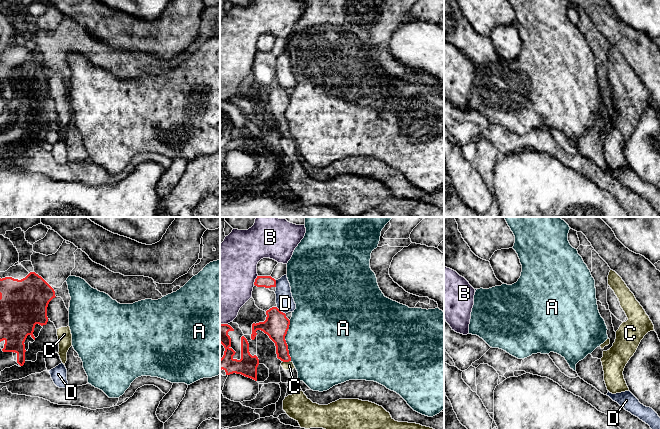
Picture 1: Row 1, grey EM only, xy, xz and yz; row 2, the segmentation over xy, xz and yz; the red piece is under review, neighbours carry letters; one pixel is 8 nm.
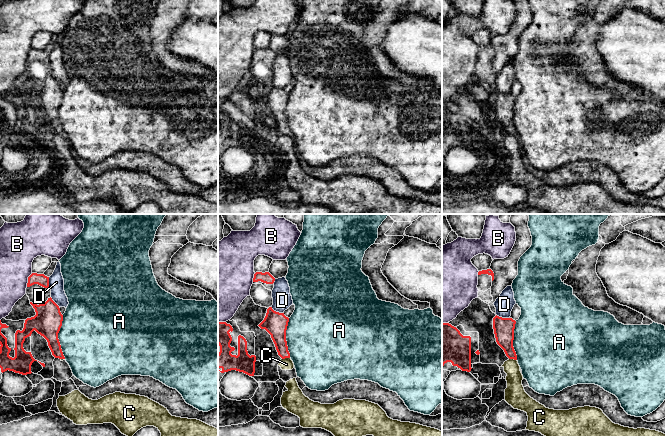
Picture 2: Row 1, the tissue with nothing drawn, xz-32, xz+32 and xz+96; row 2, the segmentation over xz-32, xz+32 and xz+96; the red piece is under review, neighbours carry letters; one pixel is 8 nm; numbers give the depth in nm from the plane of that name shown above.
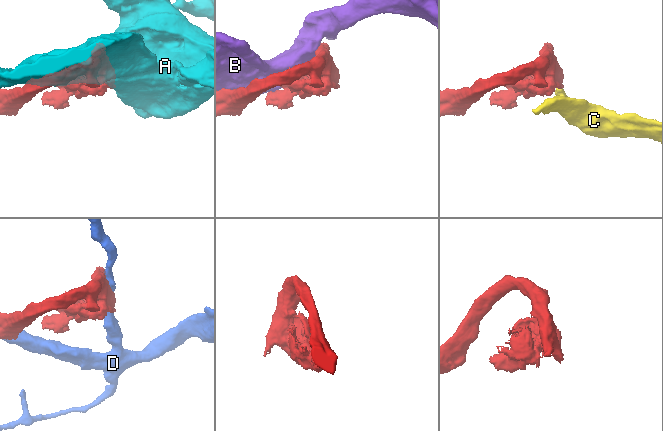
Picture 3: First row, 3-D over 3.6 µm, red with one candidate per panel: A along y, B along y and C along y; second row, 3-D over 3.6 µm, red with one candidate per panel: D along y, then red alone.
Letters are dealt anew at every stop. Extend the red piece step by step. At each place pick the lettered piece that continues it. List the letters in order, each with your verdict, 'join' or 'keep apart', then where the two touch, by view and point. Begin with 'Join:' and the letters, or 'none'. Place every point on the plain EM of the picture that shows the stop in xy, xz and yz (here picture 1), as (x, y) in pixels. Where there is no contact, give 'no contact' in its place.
Join: none
A: keep apart | xz (285, 116)
B: keep apart | xz (255, 56)
C: keep apart | xz (286, 137)
D: keep apart | xz (280, 87)

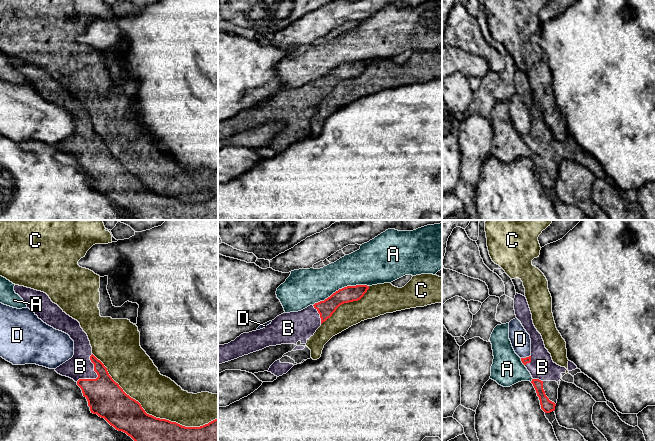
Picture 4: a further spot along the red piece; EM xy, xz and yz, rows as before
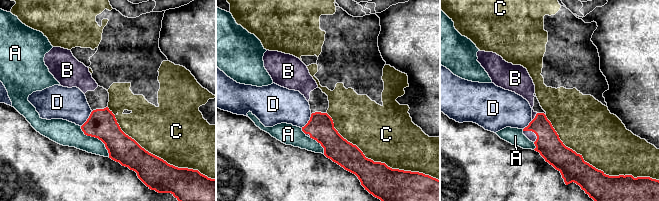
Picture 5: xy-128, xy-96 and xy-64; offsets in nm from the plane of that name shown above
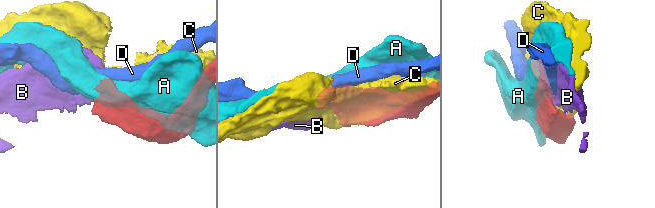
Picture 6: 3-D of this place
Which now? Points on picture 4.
Join: B
A: keep apart | xz (340, 65)
B: join | xy (98, 152)
C: keep apart | xy (151, 191)
D: keep apart | yz (526, 133)

